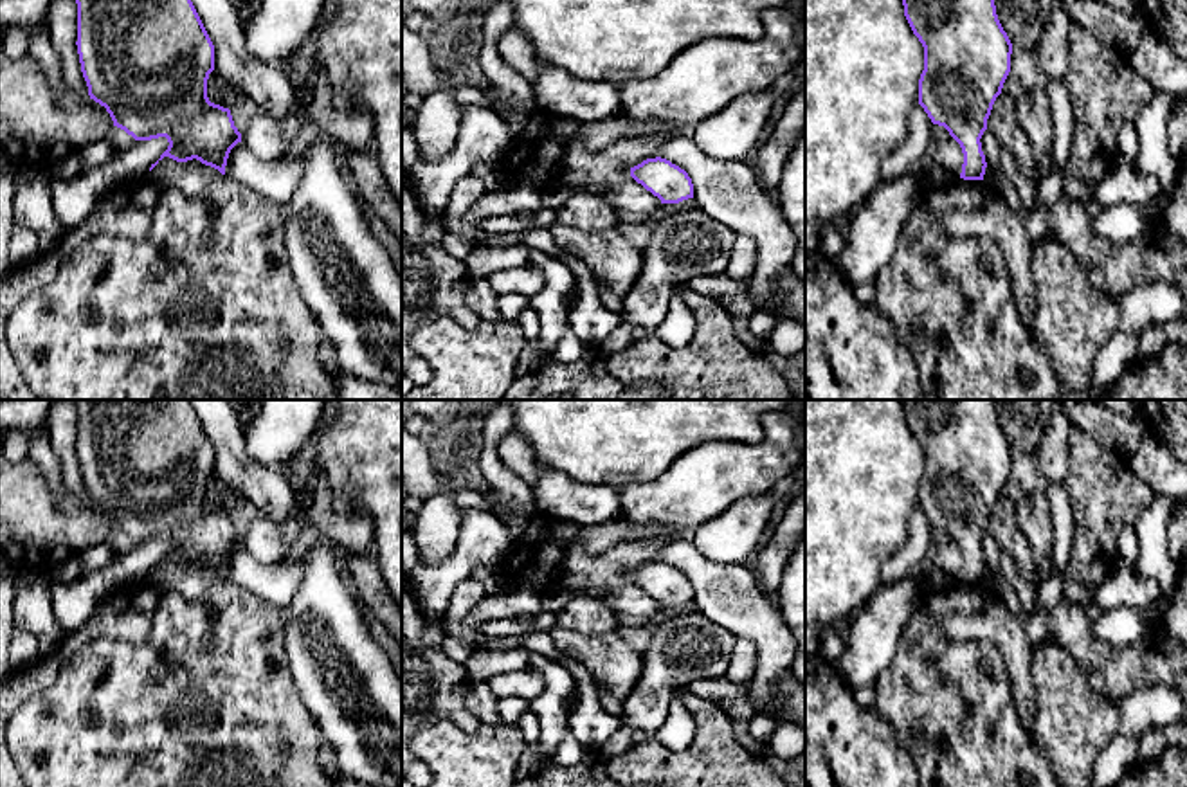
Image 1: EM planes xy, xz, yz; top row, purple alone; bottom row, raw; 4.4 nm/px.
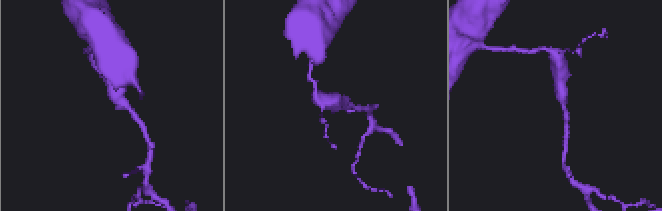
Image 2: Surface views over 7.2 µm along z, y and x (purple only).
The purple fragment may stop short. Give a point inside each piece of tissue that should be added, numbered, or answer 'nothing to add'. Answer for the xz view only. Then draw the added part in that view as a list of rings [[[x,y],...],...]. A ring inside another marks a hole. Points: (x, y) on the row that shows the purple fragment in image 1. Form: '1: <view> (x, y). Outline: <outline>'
nothing to add

